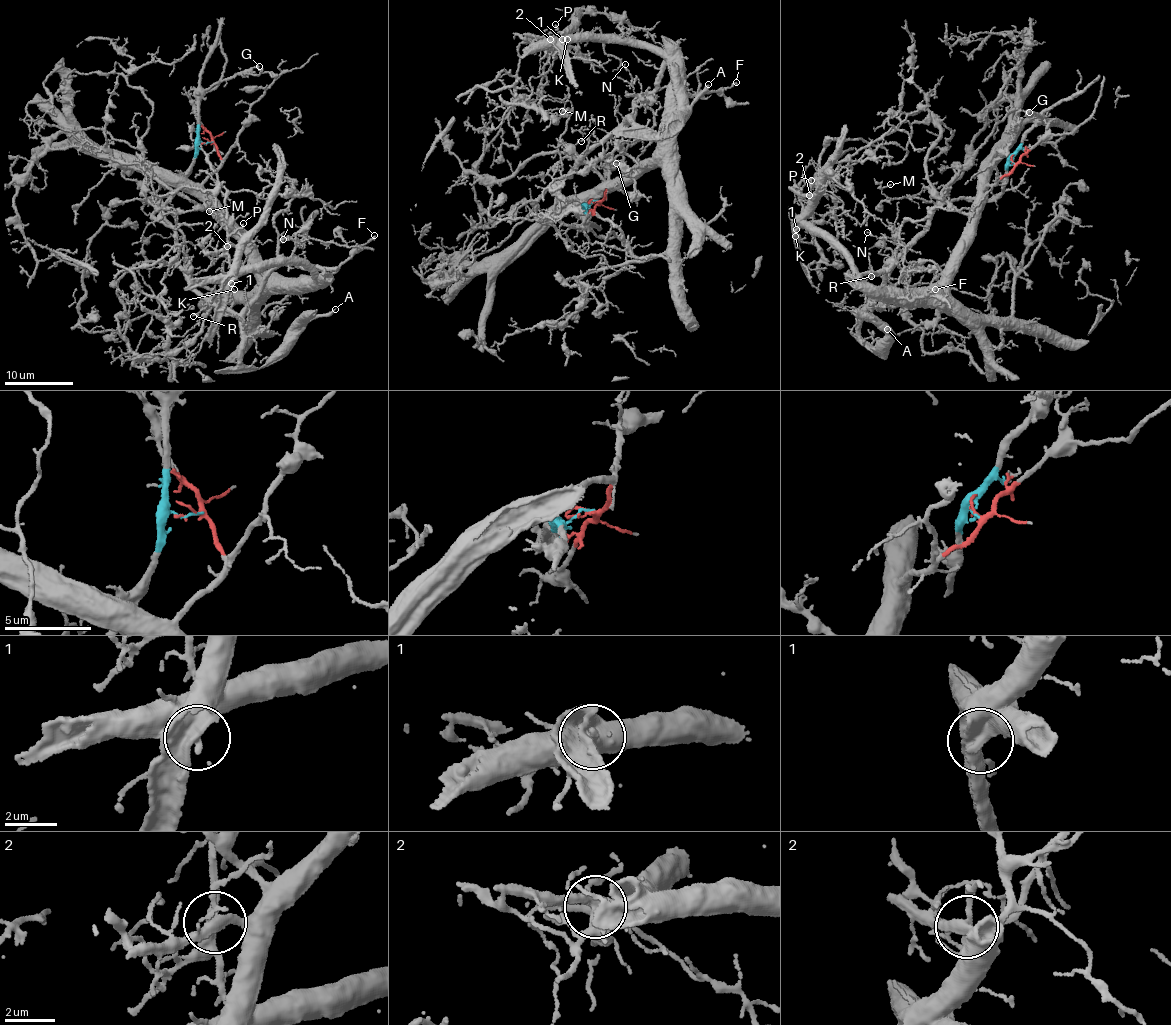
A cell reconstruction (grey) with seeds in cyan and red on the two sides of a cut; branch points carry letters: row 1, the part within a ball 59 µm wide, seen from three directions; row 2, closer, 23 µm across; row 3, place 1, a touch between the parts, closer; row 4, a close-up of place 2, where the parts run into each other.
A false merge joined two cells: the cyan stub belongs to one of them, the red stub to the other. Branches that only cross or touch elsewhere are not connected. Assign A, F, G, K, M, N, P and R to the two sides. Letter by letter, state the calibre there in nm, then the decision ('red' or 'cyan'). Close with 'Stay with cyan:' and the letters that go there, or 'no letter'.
A: 280 nm | cyan
F: 220 nm | red
G: 150 nm | cyan
K: 220 nm | red
M: 120 nm | cyan
N: 150 nm | cyan
P: 140 nm | red
R: 150 nm | cyan
Stay with cyan: A, G, M, N, R

